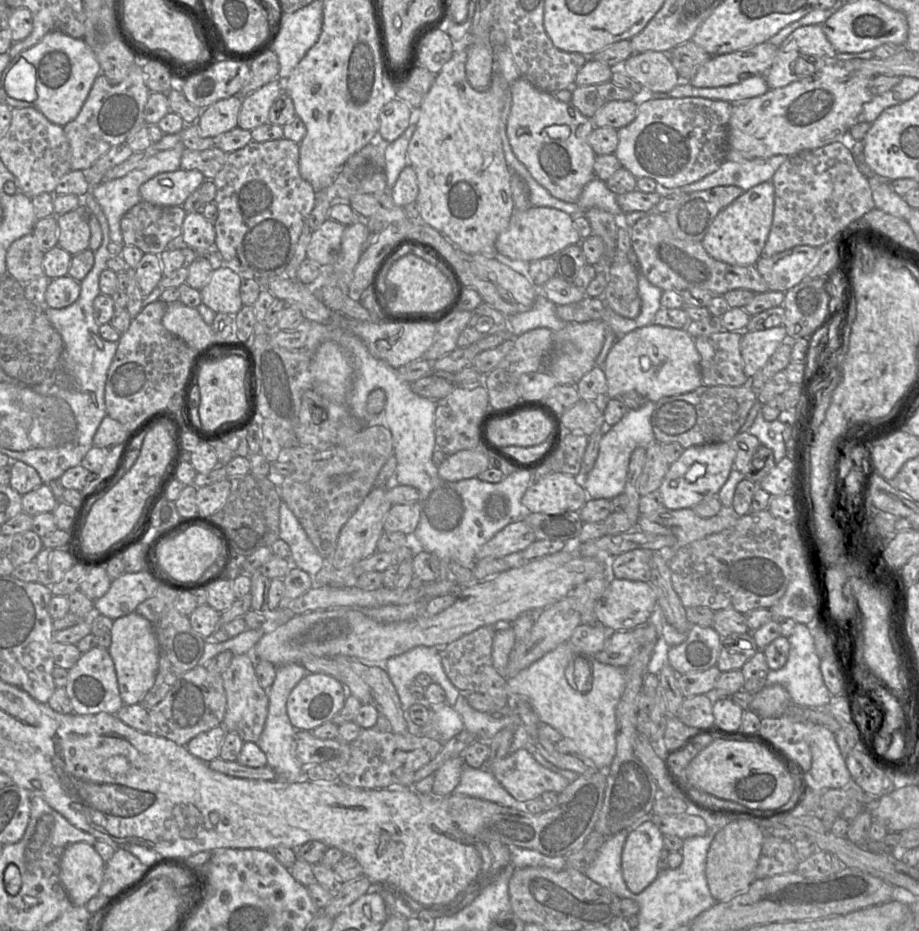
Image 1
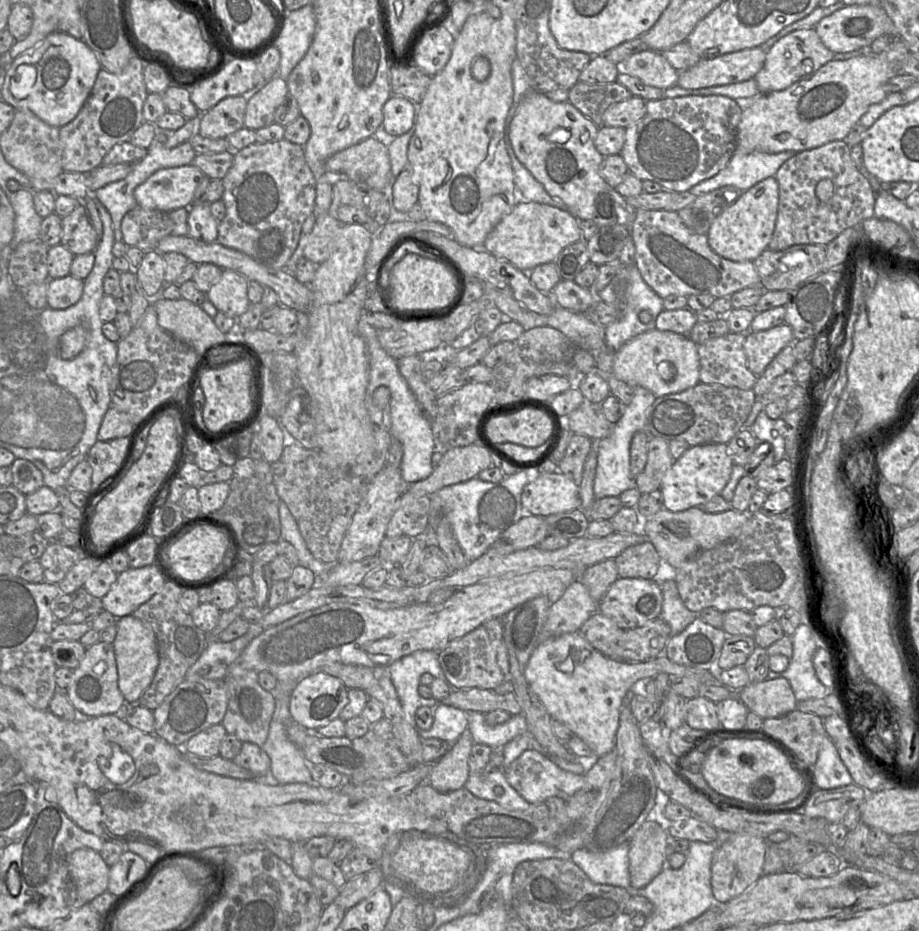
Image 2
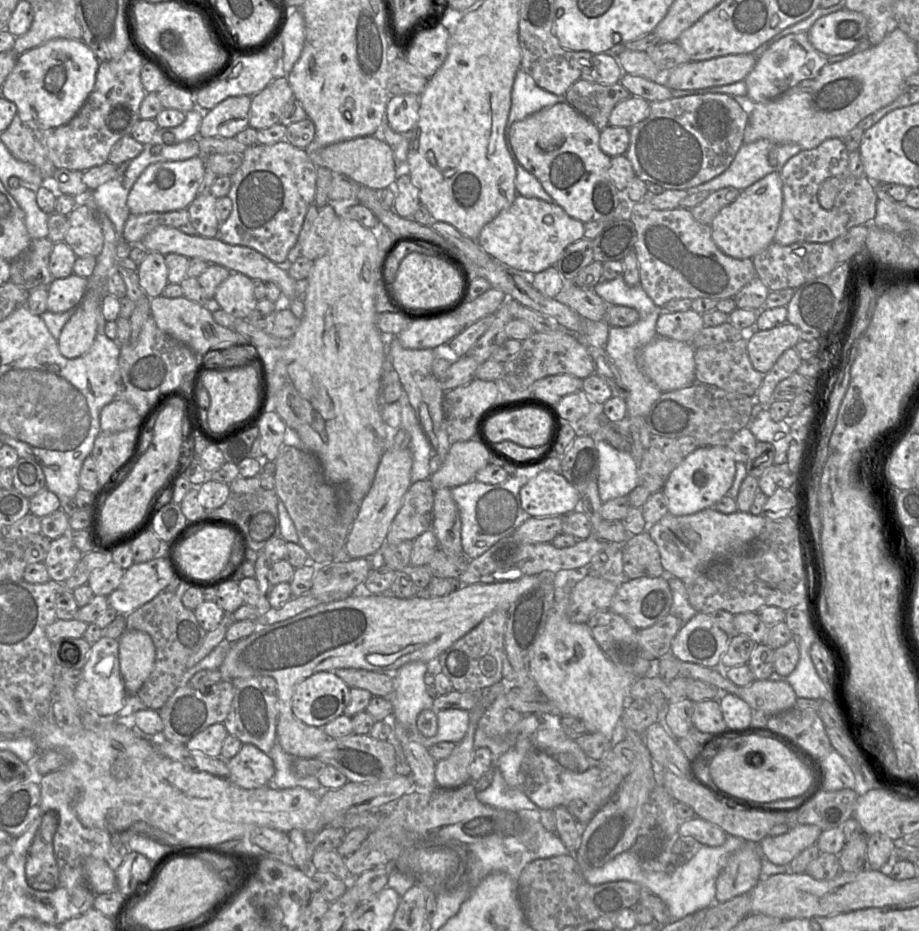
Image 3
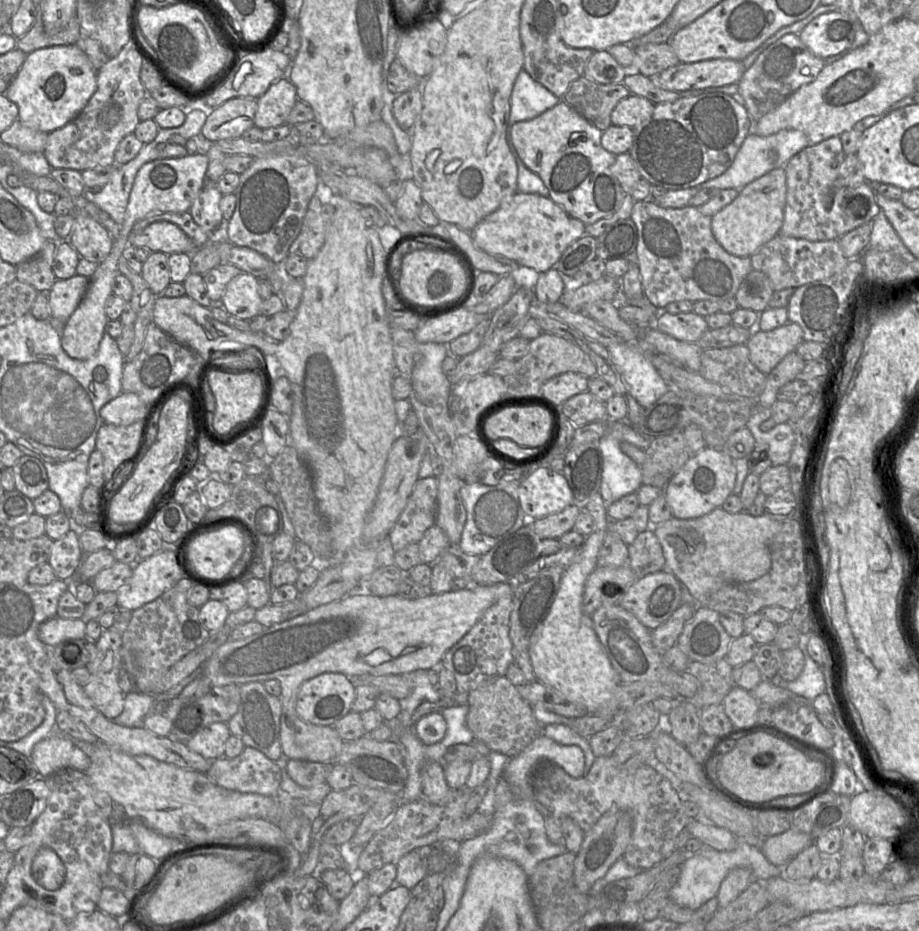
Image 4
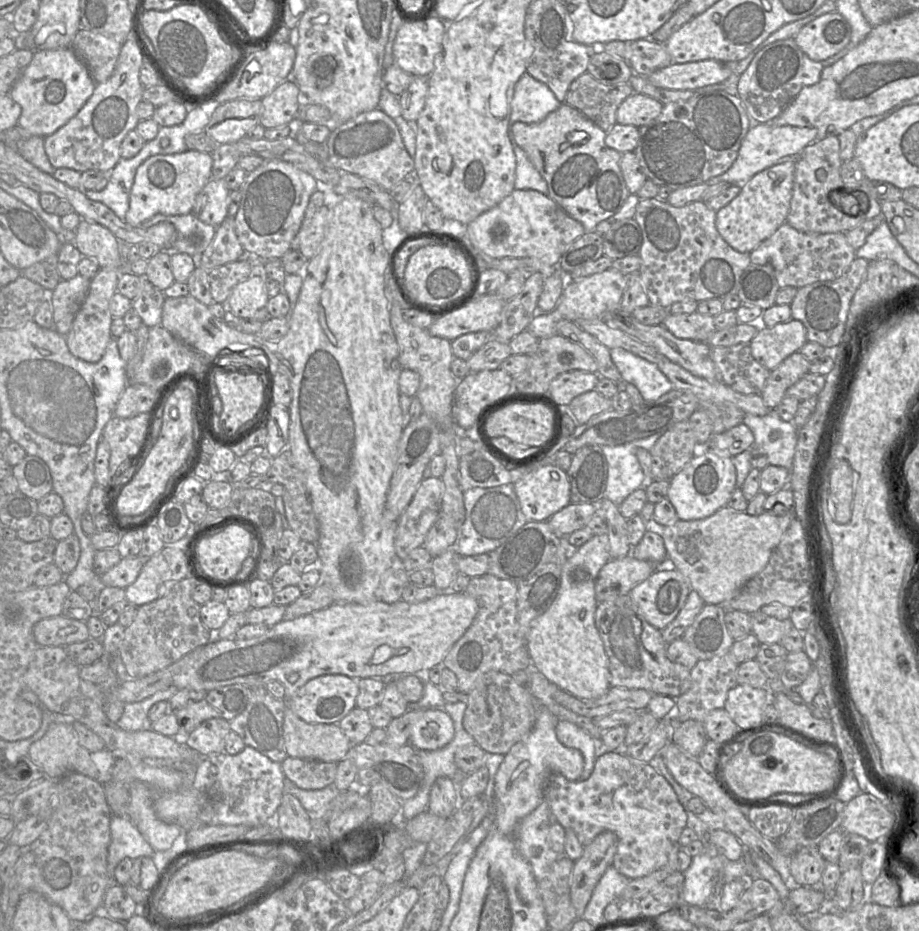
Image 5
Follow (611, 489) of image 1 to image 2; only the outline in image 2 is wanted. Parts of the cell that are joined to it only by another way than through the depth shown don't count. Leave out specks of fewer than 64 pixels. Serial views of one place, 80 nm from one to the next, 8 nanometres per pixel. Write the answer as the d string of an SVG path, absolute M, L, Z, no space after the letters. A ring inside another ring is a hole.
M634 387L632 401L626 406L621 419L613 425L610 435L596 443L597 467L593 484L593 491L596 499L607 496L619 497L621 493L635 487L635 479L630 471L630 446L633 436L639 431L646 431L646 420L648 409L654 403L655 395L646 388Z

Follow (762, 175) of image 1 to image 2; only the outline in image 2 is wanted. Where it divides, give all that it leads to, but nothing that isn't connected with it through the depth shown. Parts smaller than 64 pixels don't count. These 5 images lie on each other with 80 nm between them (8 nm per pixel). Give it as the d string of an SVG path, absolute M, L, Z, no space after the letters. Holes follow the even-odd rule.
M793 151L735 152L724 169L691 187L688 192L700 196L725 186L735 186L746 191L766 178L775 177L781 165L794 154Z

